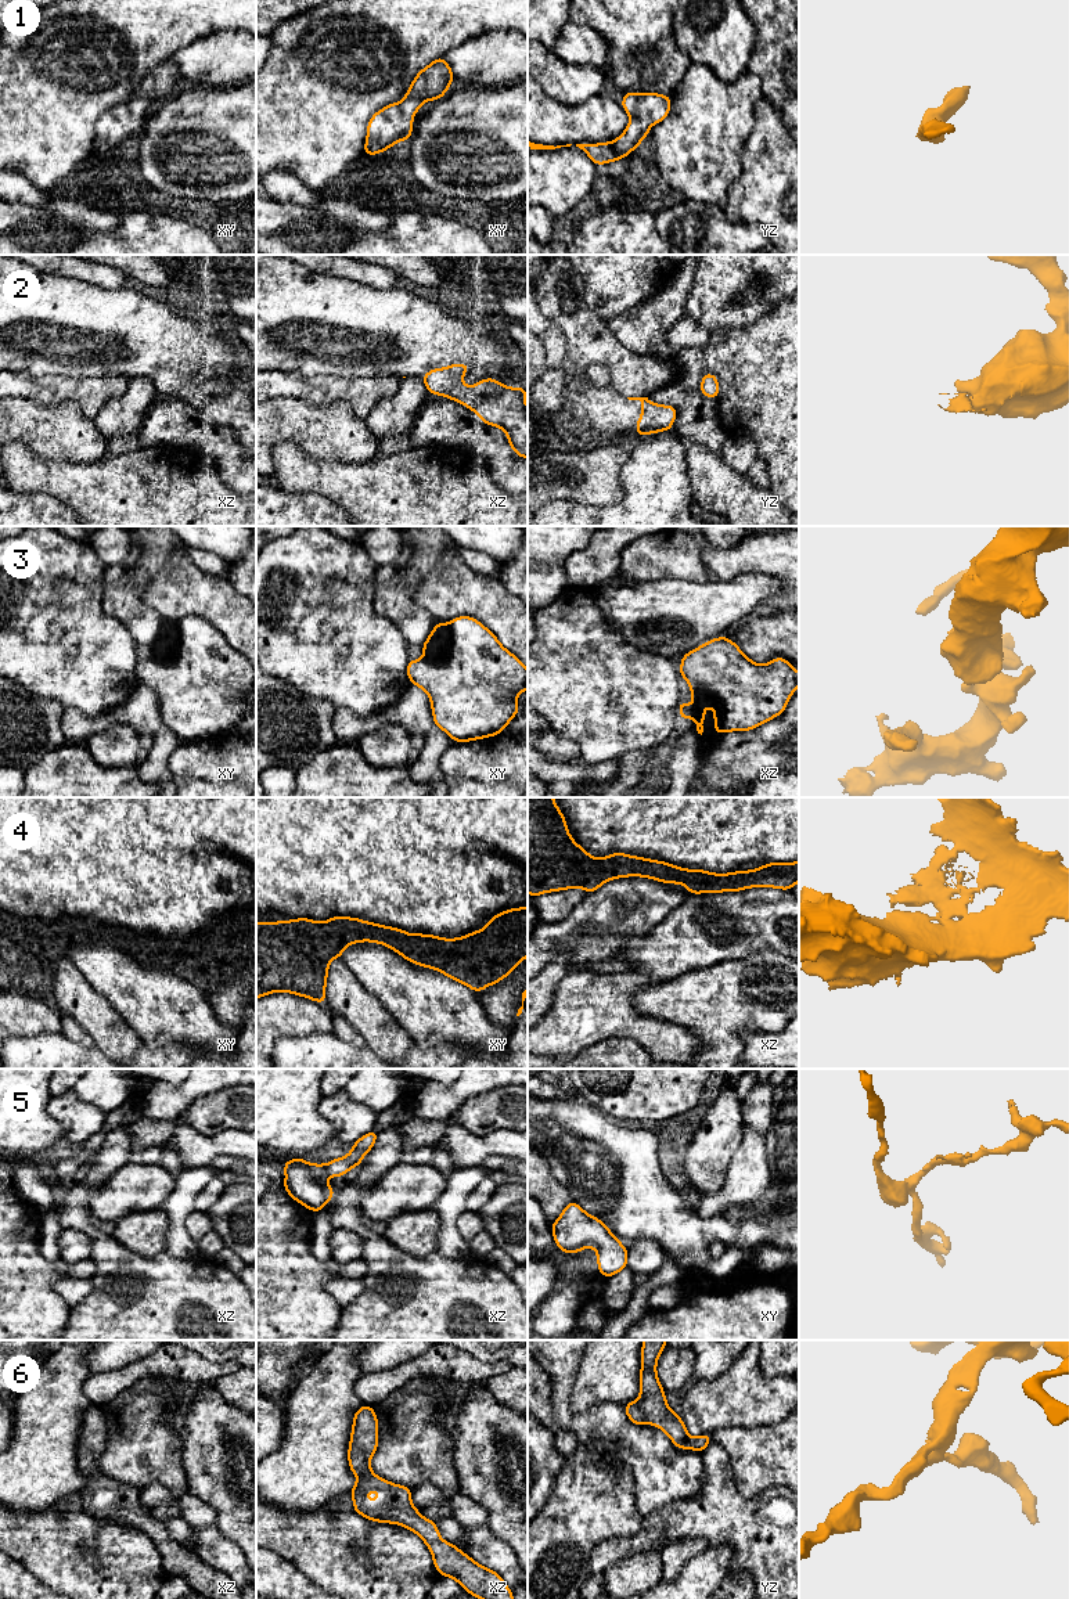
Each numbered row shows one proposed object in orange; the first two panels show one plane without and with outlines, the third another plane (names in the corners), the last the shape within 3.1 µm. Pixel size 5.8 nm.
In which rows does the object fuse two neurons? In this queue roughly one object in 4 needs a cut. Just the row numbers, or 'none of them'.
3

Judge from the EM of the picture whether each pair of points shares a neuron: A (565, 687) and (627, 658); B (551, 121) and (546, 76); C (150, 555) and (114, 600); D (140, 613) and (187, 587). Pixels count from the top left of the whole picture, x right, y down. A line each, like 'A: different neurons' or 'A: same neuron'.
A: same neuron
B: different neurons
C: same neuron
D: different neurons

